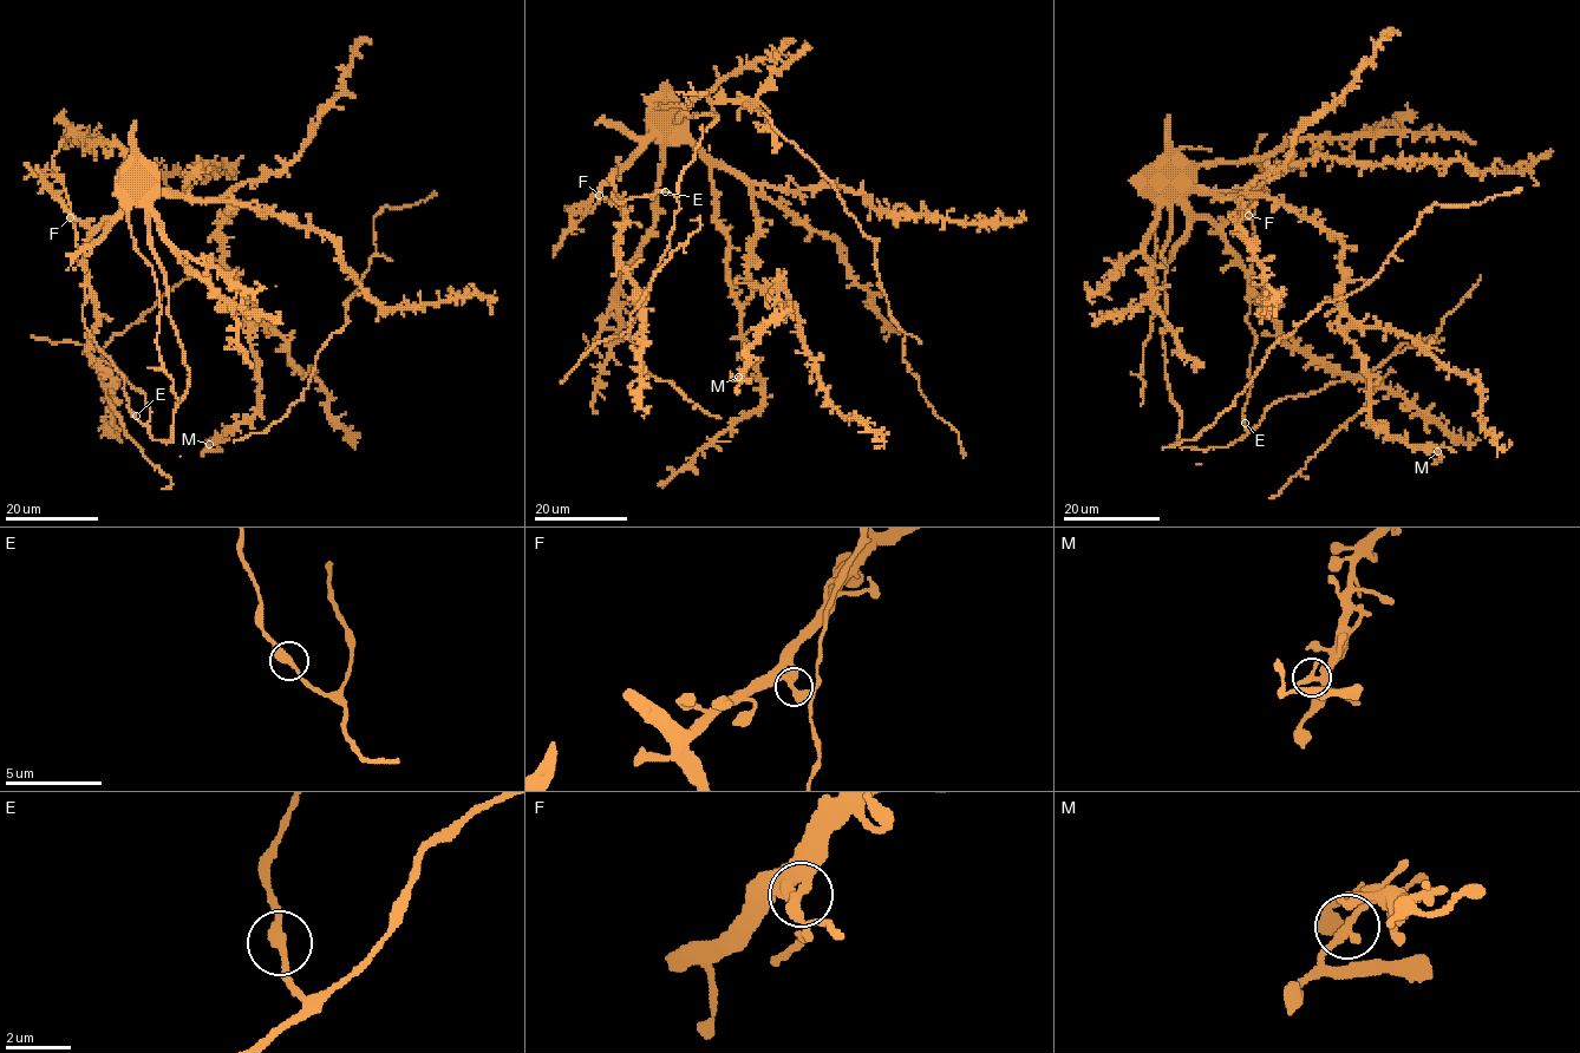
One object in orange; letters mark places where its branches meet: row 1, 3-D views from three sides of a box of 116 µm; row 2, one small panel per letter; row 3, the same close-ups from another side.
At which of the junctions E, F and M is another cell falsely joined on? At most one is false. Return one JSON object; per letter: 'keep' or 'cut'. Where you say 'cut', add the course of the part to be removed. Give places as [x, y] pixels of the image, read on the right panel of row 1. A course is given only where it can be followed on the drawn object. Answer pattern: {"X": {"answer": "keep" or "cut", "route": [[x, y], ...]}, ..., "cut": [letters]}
{"E": {"answer": "keep"}, "F": {"answer": "keep"}, "M": {"answer": "cut"}, "cut": ["M"]}

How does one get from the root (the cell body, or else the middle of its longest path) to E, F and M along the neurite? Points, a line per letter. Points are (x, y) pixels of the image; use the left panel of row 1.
E: (136, 170), (124, 176), (124, 207), (84, 246), (82, 311), (89, 334), (124, 378), (135, 416)
F: (136, 170), (124, 176), (124, 207), (112, 218), (87, 227), (70, 217)
M: (136, 170), (180, 197), (227, 204), (223, 269), (246, 307), (259, 399), (210, 444)

